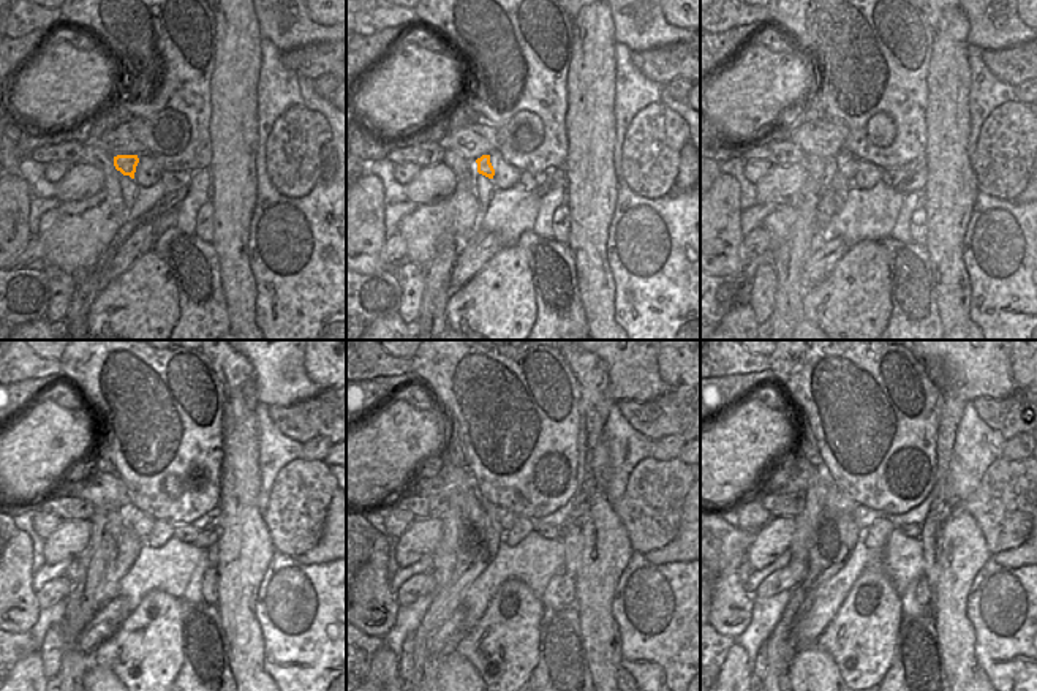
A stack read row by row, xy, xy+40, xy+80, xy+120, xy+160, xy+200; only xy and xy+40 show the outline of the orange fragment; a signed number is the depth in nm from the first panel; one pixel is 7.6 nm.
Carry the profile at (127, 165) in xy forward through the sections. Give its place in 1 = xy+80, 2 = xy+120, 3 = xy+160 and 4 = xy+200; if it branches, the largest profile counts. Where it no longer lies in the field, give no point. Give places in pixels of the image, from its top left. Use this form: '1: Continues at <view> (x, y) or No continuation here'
1: Continues at xy+80 (848, 165)
2: Continues at xy+120 (135, 519)
3: Continues at xy+160 (501, 521)
4: Continues at xy+200 (863, 517).

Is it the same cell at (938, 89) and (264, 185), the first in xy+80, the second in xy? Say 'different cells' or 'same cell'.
different cells

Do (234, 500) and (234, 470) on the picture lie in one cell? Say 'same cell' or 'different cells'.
same cell

